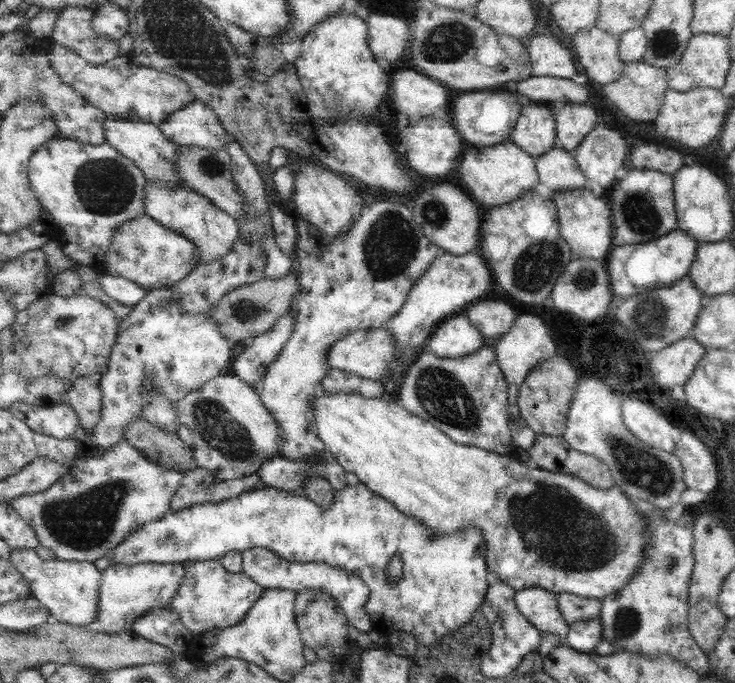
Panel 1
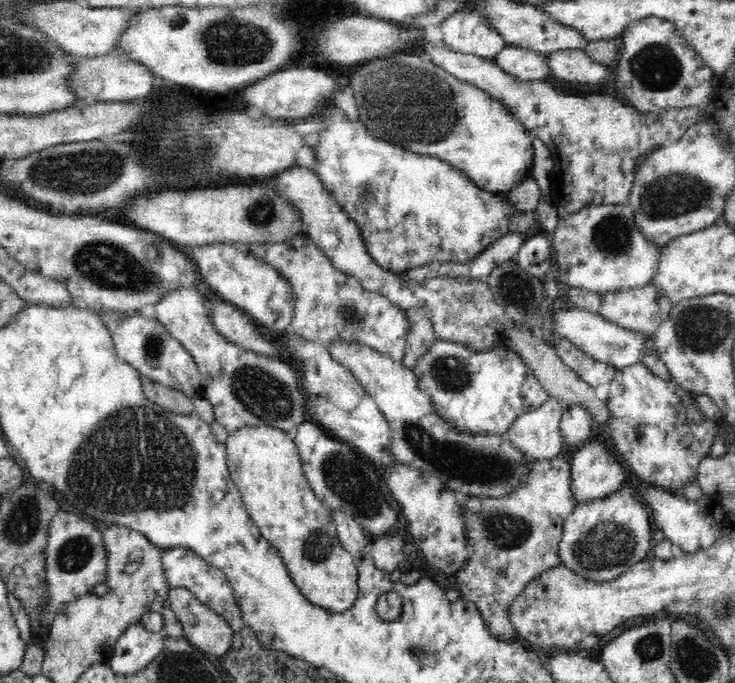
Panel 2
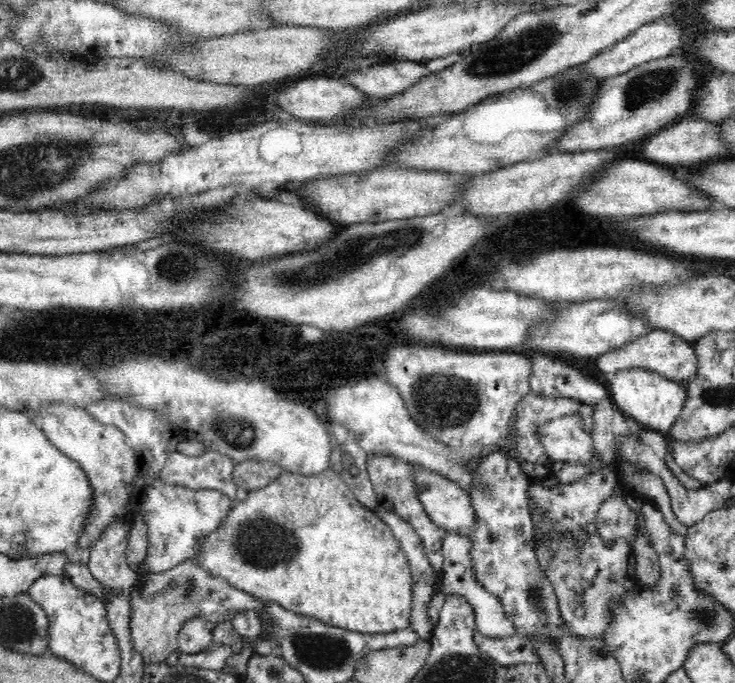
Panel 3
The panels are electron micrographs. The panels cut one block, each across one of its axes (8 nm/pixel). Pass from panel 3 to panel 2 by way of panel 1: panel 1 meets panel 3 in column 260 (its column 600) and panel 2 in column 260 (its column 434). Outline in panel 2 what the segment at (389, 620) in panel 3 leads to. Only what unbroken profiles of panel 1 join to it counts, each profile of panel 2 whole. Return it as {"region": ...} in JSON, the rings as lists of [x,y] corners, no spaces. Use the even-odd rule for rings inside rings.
{"region":[[[269,424],[246,425],[229,434],[225,442],[225,451],[229,475],[241,492],[250,518],[260,527],[262,536],[278,550],[289,576],[300,593],[311,604],[334,614],[352,609],[357,602],[361,585],[357,564],[353,555],[342,546],[330,508],[317,497],[313,486],[310,486],[294,440],[288,437],[284,429]]]}

